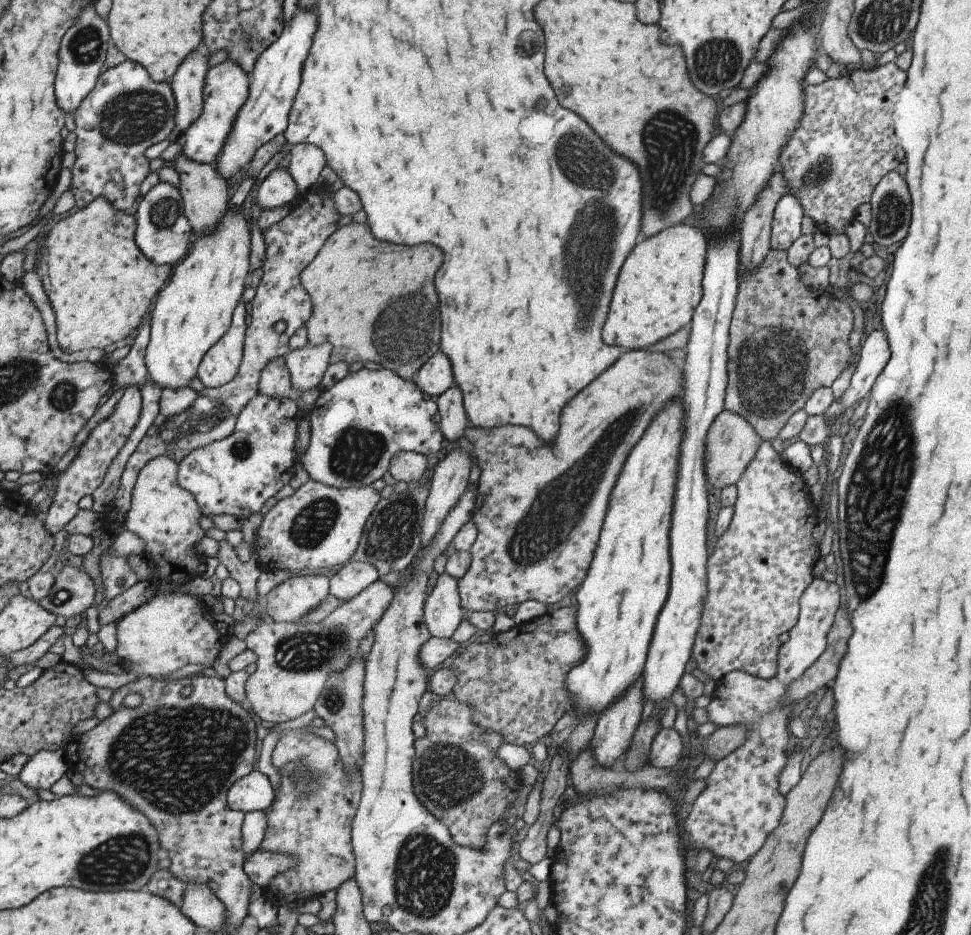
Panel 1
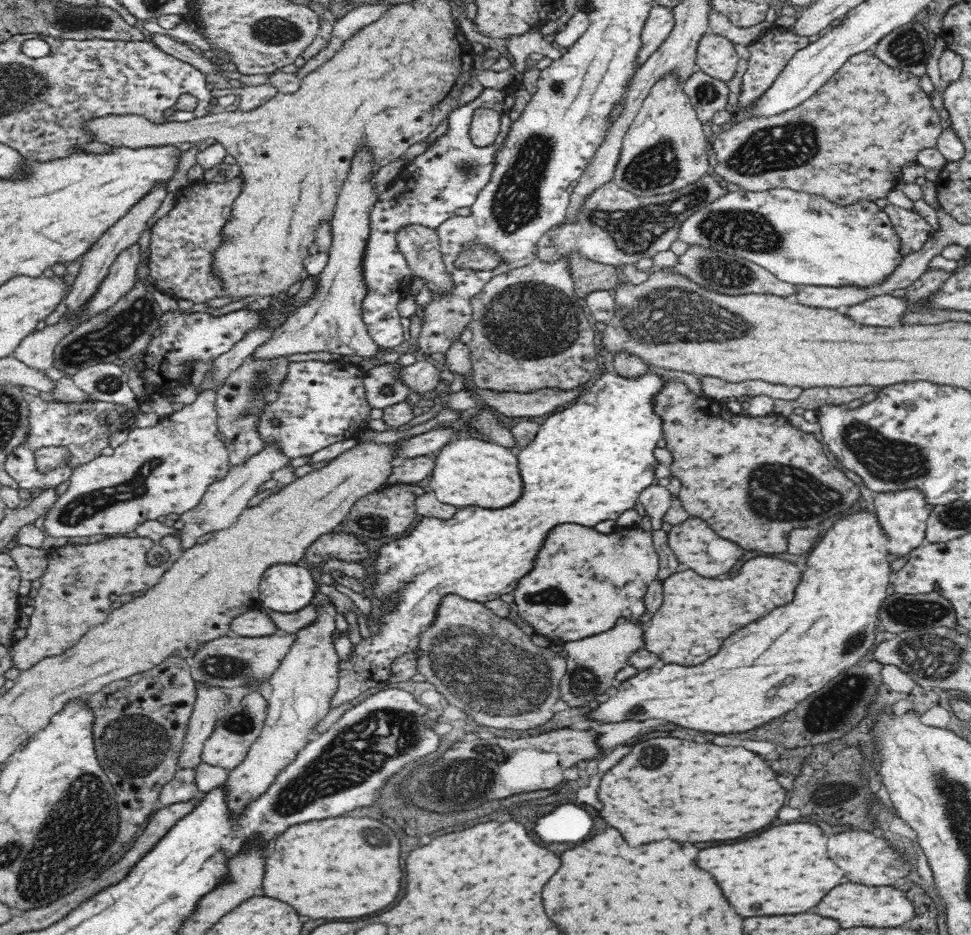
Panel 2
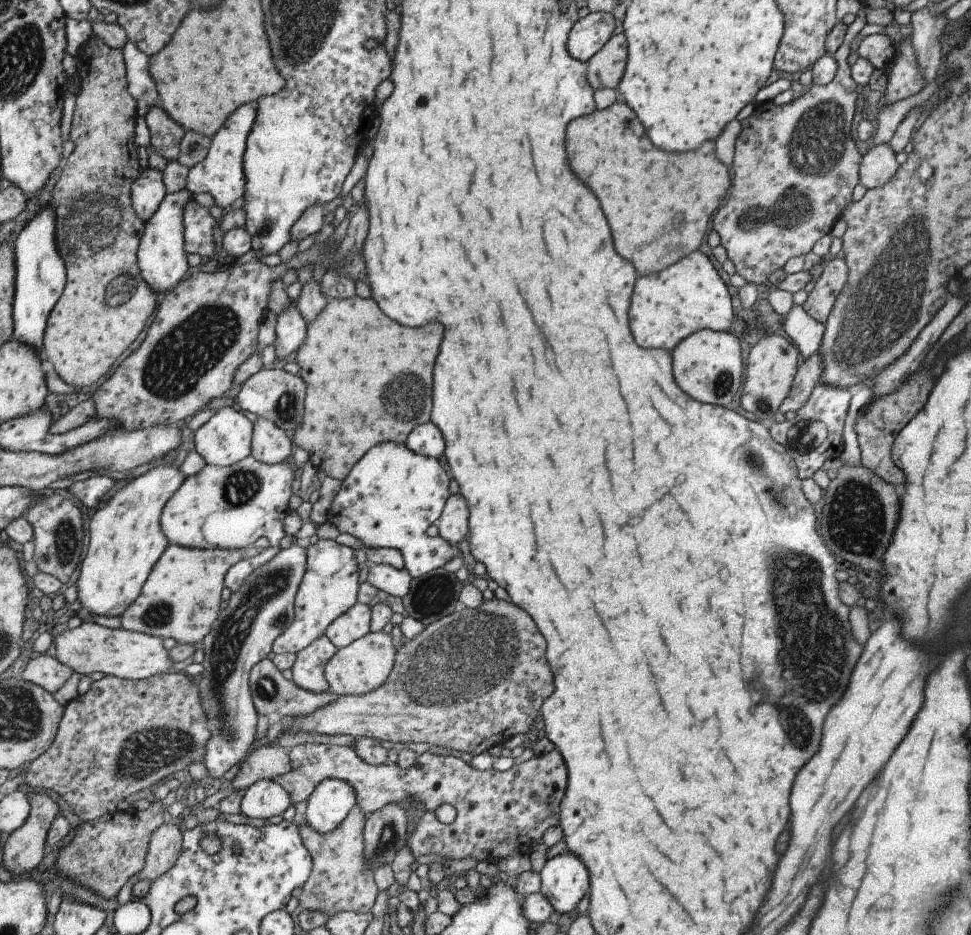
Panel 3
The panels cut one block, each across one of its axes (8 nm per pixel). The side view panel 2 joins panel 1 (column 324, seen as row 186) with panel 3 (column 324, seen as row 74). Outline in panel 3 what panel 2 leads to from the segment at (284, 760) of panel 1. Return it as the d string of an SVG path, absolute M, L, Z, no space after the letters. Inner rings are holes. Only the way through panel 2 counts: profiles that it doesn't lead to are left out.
M356 803L346 818L332 832L320 834L308 821L297 825L303 845L310 853L313 865L308 880L303 884L303 892L298 897L300 908L322 913L329 917L336 913L354 911L370 913L378 894L373 870L364 856L366 816Z

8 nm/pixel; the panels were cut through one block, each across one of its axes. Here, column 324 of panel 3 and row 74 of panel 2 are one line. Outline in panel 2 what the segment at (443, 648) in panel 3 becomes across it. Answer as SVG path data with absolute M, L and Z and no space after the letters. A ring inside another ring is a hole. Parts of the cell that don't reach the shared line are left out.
M707 32L697 48L697 70L712 78L728 82L736 72L738 54L729 38Z

